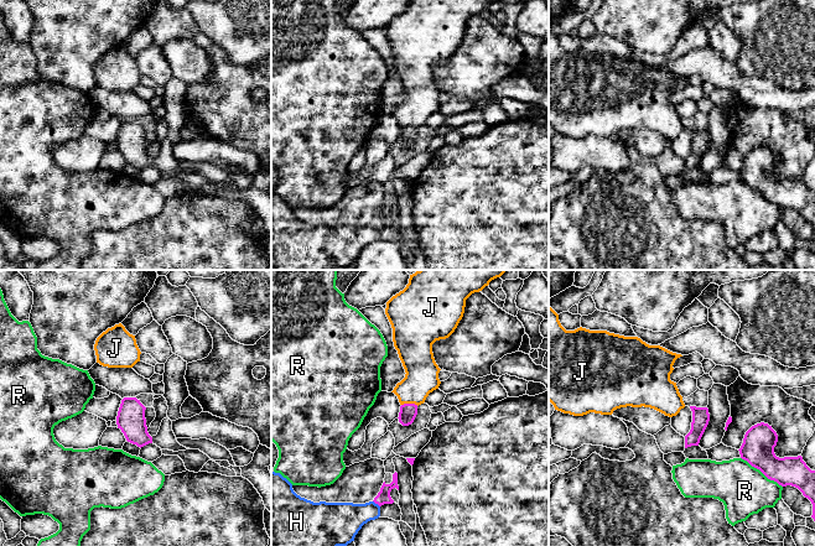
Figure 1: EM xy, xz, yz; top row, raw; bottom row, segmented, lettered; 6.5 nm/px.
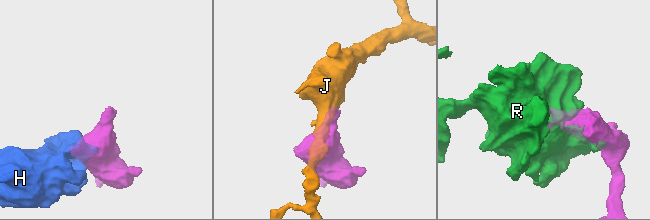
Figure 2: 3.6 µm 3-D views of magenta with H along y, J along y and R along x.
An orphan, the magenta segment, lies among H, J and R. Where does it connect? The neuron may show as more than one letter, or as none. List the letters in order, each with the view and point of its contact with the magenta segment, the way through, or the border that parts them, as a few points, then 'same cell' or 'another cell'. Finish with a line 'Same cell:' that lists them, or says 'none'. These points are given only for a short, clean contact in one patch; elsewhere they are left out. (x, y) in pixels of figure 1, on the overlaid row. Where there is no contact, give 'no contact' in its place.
H: xz (377, 503) | along xz (373, 500), (379, 506) | another cell
J: xz (410, 404) | across xz (408, 412), (410, 404), (410, 394), (421, 378) | same cell
R: yz (762, 472) | another cell
Same cell: J

